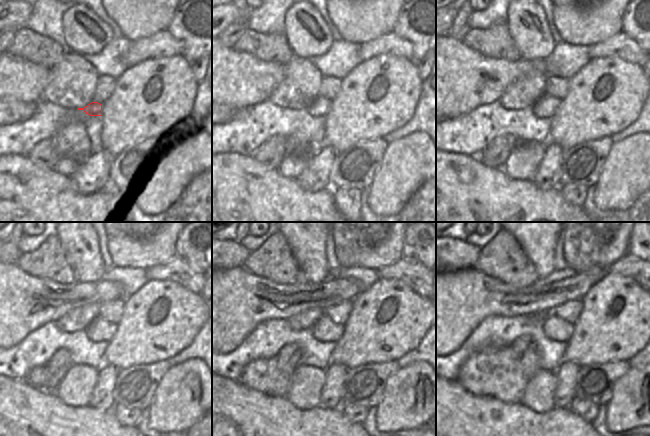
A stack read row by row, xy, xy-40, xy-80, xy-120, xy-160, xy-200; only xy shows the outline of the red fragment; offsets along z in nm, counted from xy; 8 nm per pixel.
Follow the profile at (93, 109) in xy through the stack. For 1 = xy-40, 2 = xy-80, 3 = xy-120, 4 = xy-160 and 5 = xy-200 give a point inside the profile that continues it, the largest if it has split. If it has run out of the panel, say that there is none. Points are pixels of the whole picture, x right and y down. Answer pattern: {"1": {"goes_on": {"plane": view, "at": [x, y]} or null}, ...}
{"1": {"goes_on": {"plane": "xy-40", "at": [321, 106]}}, "2": {"goes_on": {"plane": "xy-80", "at": [547, 107]}}, "3": {"goes_on": {"plane": "xy-120", "at": [101, 330]}}, "4": {"goes_on": {"plane": "xy-160", "at": [325, 330]}}, "5": {"goes_on": {"plane": "xy-200", "at": [555, 328]}}}

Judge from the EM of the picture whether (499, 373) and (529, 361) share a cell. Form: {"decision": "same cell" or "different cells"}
{"decision": "same cell"}

